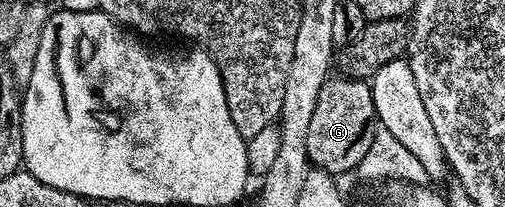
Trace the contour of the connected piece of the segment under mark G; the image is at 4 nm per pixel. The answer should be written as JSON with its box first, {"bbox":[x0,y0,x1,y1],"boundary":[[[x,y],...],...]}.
{"bbox":[307,76,377,176],"boundary":[[[333,76],[326,79],[316,100],[314,115],[307,128],[307,156],[316,169],[334,176],[356,171],[367,156],[377,126],[373,89],[364,79]]]}

